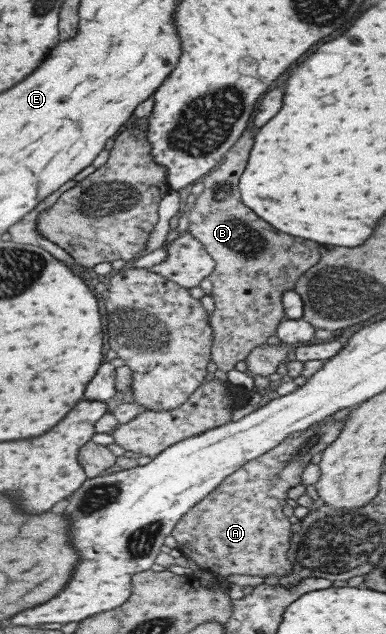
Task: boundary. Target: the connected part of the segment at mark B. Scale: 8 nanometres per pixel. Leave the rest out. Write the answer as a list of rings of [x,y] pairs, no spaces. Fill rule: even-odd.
[[[247,128],[241,134],[241,138],[231,146],[231,150],[221,158],[221,162],[203,175],[203,180],[201,180],[204,187],[203,192],[196,196],[193,208],[186,213],[189,220],[187,232],[199,241],[214,261],[213,270],[208,276],[209,282],[212,284],[211,292],[208,295],[213,299],[214,306],[208,318],[213,332],[210,355],[216,370],[225,373],[233,370],[234,364],[244,360],[255,346],[266,344],[267,338],[276,336],[277,326],[286,320],[280,297],[285,291],[293,290],[297,278],[319,260],[319,244],[315,244],[311,240],[303,240],[303,238],[283,234],[283,232],[267,226],[267,222],[259,220],[251,210],[247,210],[247,206],[241,204],[239,192],[237,192],[237,178],[245,168],[247,154],[251,150],[255,132],[257,132],[255,128]],[[253,272],[267,272],[269,278],[273,276],[273,278],[279,278],[285,282],[257,282],[257,284],[247,282],[247,276]]]

